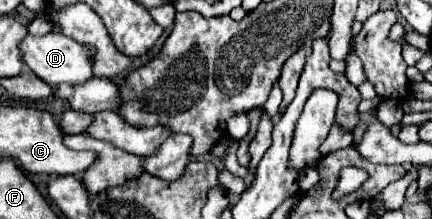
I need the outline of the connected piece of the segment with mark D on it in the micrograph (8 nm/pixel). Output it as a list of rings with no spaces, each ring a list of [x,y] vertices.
[[[46,34],[46,36],[26,36],[20,44],[22,50],[22,60],[24,64],[38,74],[48,84],[62,84],[58,80],[70,80],[68,84],[82,84],[92,78],[92,66],[94,66],[94,46],[82,46],[74,42],[72,38],[64,34]]]

